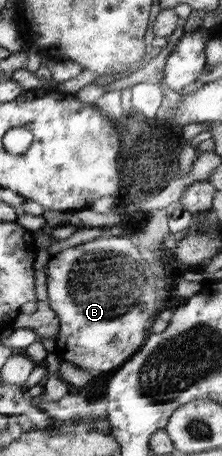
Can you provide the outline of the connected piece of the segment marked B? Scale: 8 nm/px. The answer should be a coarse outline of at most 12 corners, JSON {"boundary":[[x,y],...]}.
{"boundary":[[132,238],[51,255],[54,358],[113,372],[158,300]]}

